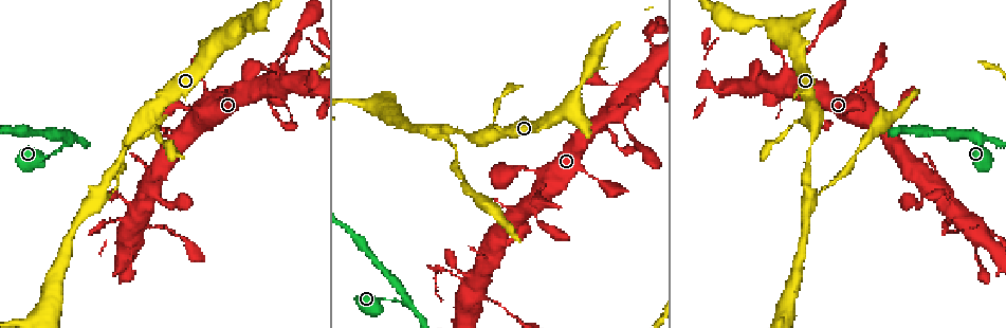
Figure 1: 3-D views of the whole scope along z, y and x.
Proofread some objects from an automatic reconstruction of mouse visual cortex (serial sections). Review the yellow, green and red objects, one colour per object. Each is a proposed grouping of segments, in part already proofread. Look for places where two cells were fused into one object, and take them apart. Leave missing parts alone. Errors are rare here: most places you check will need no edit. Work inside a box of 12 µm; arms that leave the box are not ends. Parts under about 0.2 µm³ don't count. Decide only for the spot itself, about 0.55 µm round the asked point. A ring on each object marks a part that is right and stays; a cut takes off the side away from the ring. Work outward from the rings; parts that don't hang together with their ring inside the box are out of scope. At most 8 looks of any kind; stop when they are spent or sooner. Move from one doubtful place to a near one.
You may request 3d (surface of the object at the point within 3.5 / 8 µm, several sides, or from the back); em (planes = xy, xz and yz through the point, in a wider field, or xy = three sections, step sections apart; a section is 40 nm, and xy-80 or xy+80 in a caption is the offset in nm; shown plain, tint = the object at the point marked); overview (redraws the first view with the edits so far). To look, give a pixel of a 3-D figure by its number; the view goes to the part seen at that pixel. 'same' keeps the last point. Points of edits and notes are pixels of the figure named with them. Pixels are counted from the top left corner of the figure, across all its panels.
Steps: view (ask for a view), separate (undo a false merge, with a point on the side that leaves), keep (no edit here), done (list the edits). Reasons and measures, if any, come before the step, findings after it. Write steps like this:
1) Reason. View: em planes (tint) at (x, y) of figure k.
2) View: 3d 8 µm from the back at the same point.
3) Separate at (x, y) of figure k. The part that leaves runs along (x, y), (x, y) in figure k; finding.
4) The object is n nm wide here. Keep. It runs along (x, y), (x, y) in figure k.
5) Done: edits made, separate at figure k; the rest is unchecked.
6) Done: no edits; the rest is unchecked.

Calibre changes. View: 3d 8 µm at (70, 142) of figure 1.

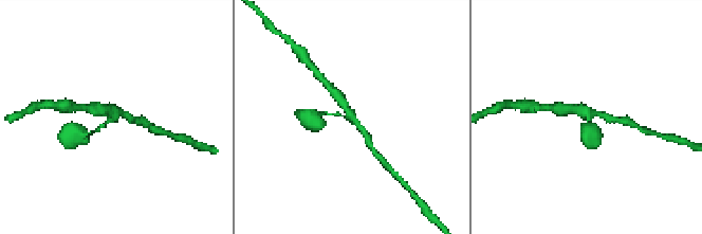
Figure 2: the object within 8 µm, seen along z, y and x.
View: 3d 3.5 µm at (348, 116) of figure 2.

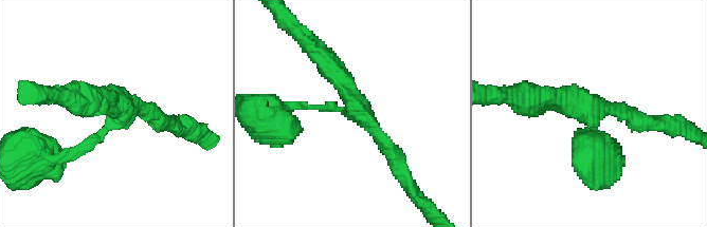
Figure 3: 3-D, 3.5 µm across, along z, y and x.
Keep. It runs along (583, 156), (585, 107), (537, 97) in figure 3; one cell here.

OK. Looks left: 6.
View: 3d 3.5 µm at (809, 192) of figure 1.

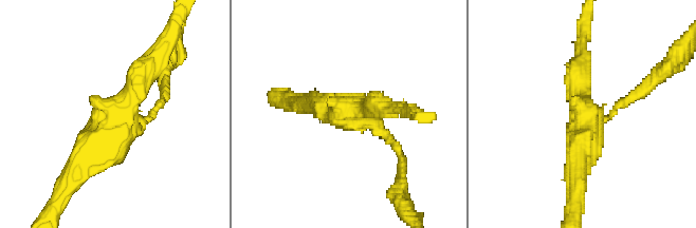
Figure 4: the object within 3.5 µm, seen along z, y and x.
3 arms meet here; the arms are 100, 350, 400 nm wide; now the EM. View: em xy step 2 (tint) at (116, 114) of figure 4.

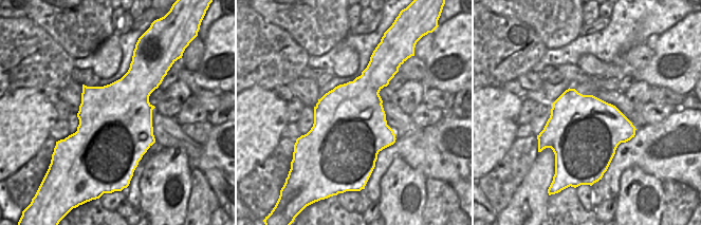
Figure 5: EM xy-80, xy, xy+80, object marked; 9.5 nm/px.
Keep. It runs along (153, 58), (78, 172) in figure 4; one cell here.

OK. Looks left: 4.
Sudden change in width. View: 3d 3.5 µm at (286, 57) of figure 1.

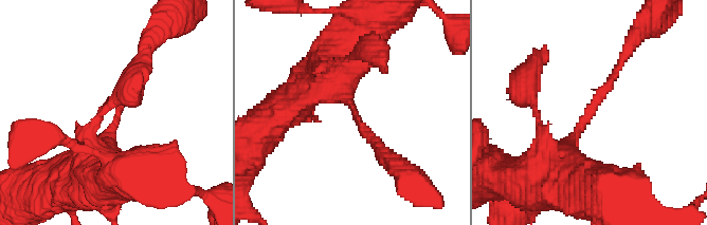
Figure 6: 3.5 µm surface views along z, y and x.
View: em xy step 1 (tint) at (354, 113) of figure 6.

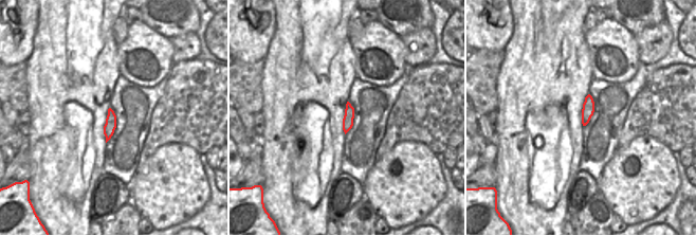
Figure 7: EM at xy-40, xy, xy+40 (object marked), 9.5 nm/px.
Keep. It runs along (550, 180), (620, 60) in figure 6; one cell here.

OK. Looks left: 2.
Done: no edits; the rest is unchecked.

